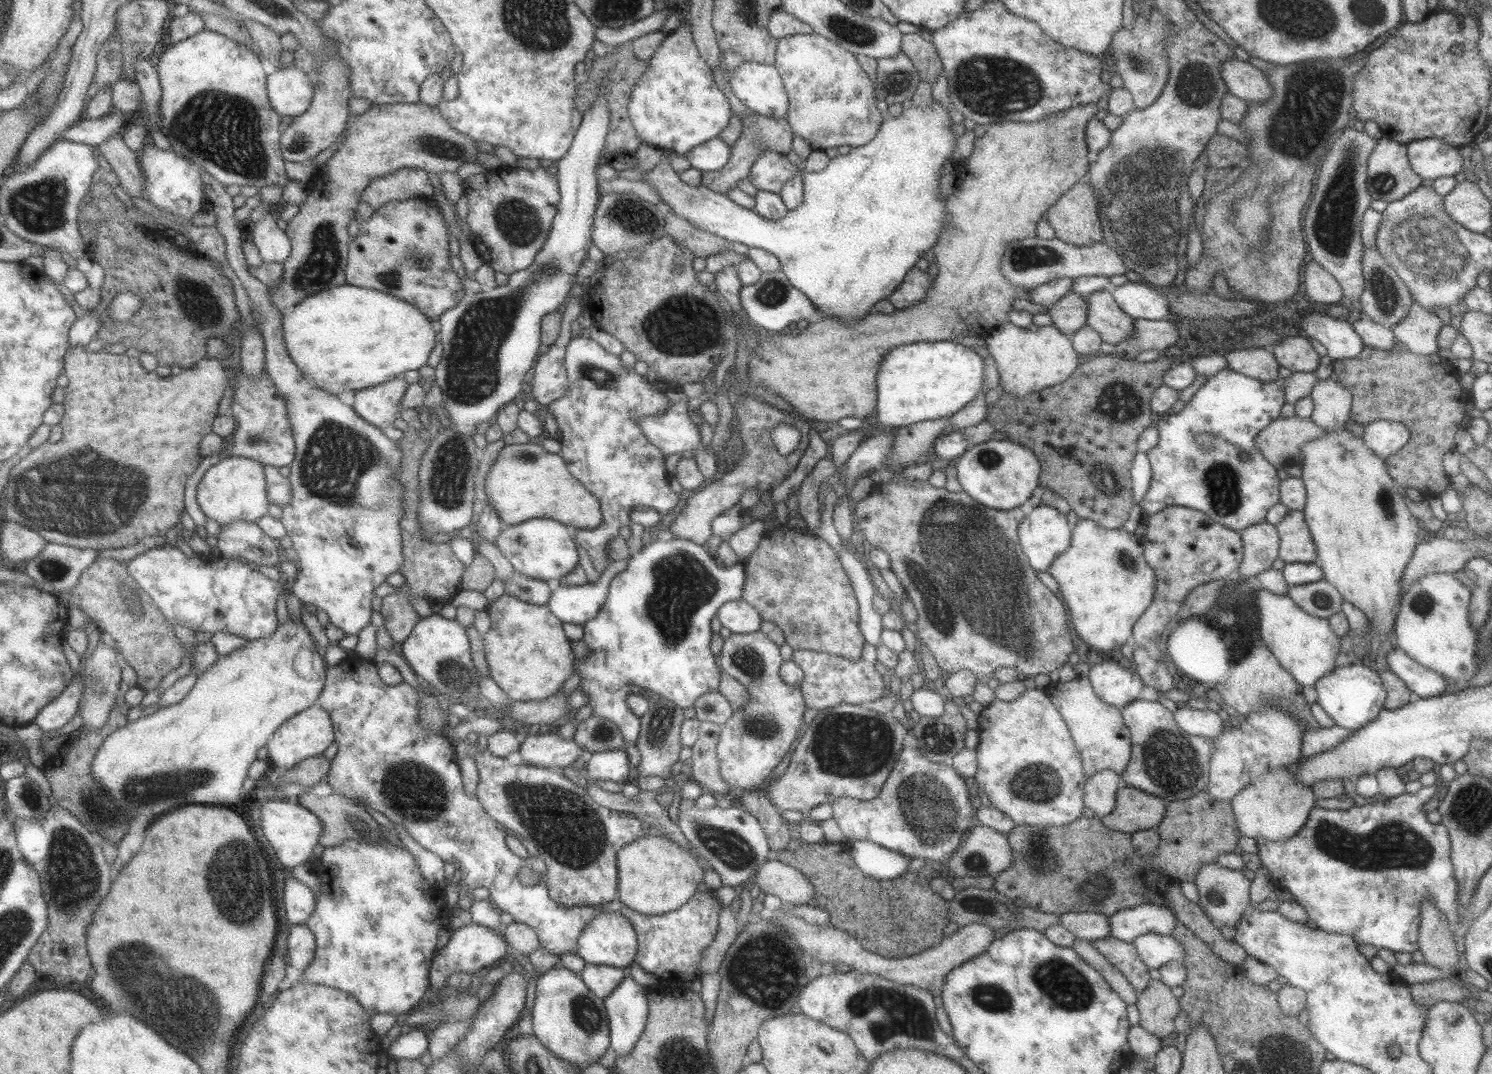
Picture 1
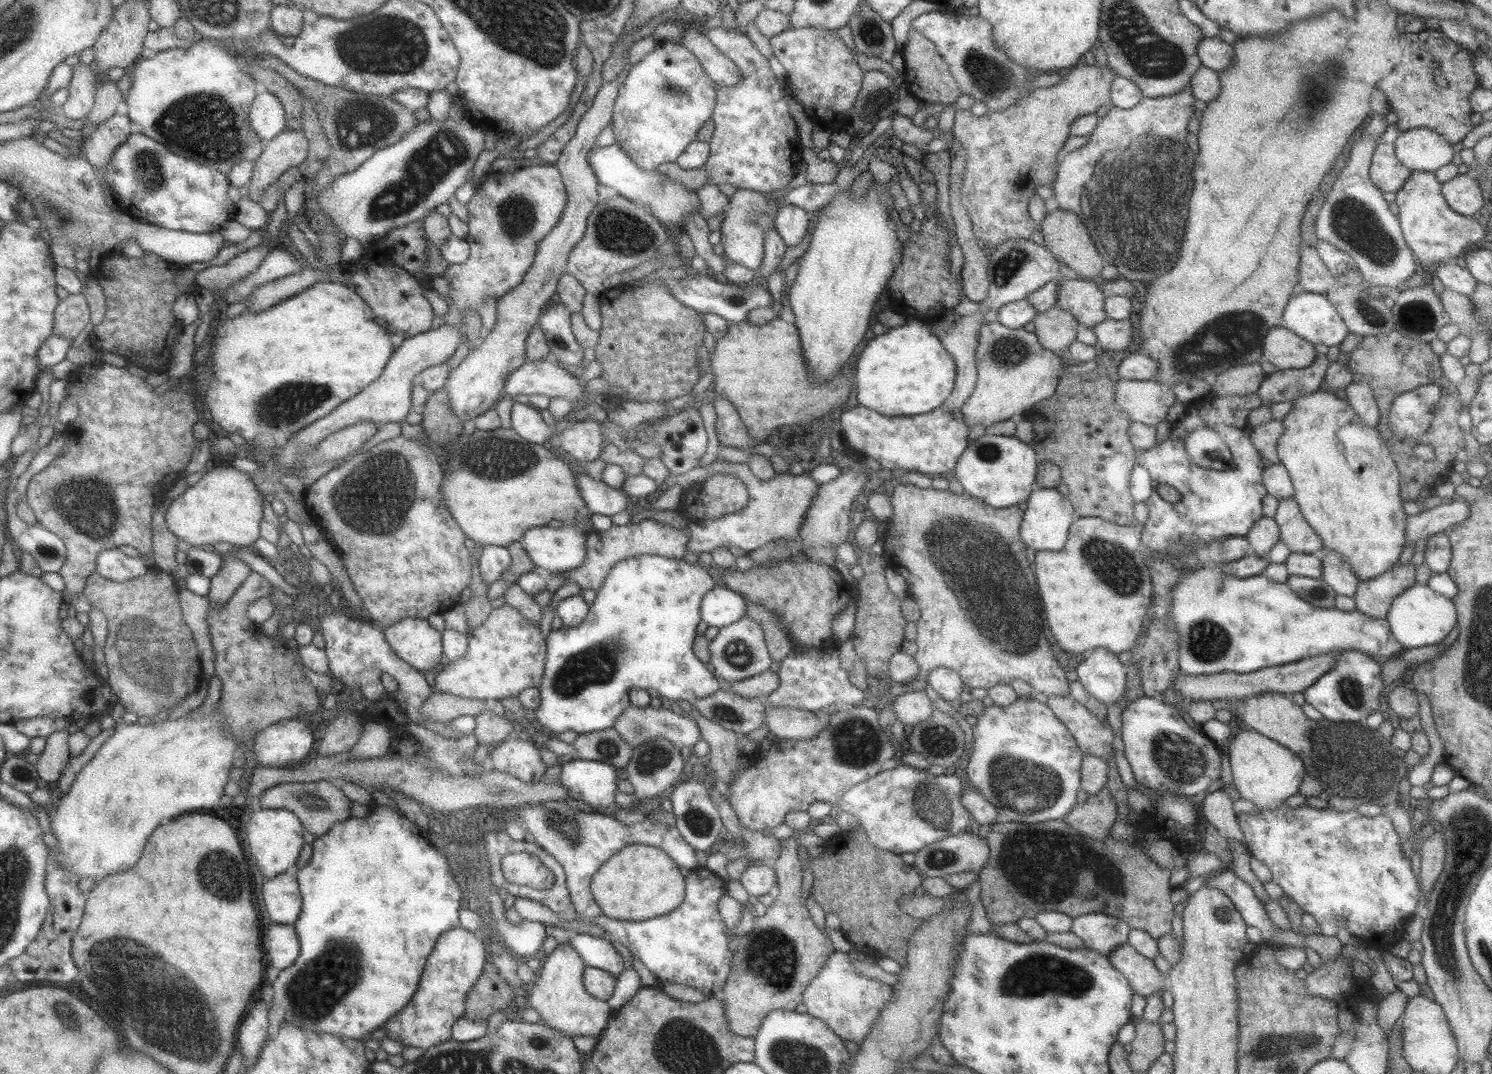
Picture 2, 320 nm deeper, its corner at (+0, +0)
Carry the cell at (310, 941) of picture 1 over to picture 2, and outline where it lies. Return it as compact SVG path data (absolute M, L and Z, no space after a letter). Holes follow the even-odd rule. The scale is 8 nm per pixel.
M272 924L264 932L268 964L284 971L295 966L303 953L300 933L296 925Z

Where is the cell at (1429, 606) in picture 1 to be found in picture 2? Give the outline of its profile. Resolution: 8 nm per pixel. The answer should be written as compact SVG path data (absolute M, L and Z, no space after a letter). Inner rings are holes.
M1414 583L1393 601L1385 618L1391 633L1405 649L1440 644L1457 624L1457 610L1451 599L1434 592L1428 585Z

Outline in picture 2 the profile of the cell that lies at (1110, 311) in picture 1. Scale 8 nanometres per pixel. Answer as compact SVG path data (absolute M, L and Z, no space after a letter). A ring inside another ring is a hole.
M1062 277L1057 280L1060 285L1055 304L1071 312L1079 323L1092 328L1107 318L1104 310L1106 296L1098 286L1098 280Z

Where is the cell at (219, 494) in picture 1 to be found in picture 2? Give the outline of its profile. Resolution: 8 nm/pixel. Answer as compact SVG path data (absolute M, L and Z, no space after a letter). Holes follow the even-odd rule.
M233 466L211 467L205 477L172 501L168 526L193 546L229 542L245 549L256 549L263 540L264 498L248 472Z

